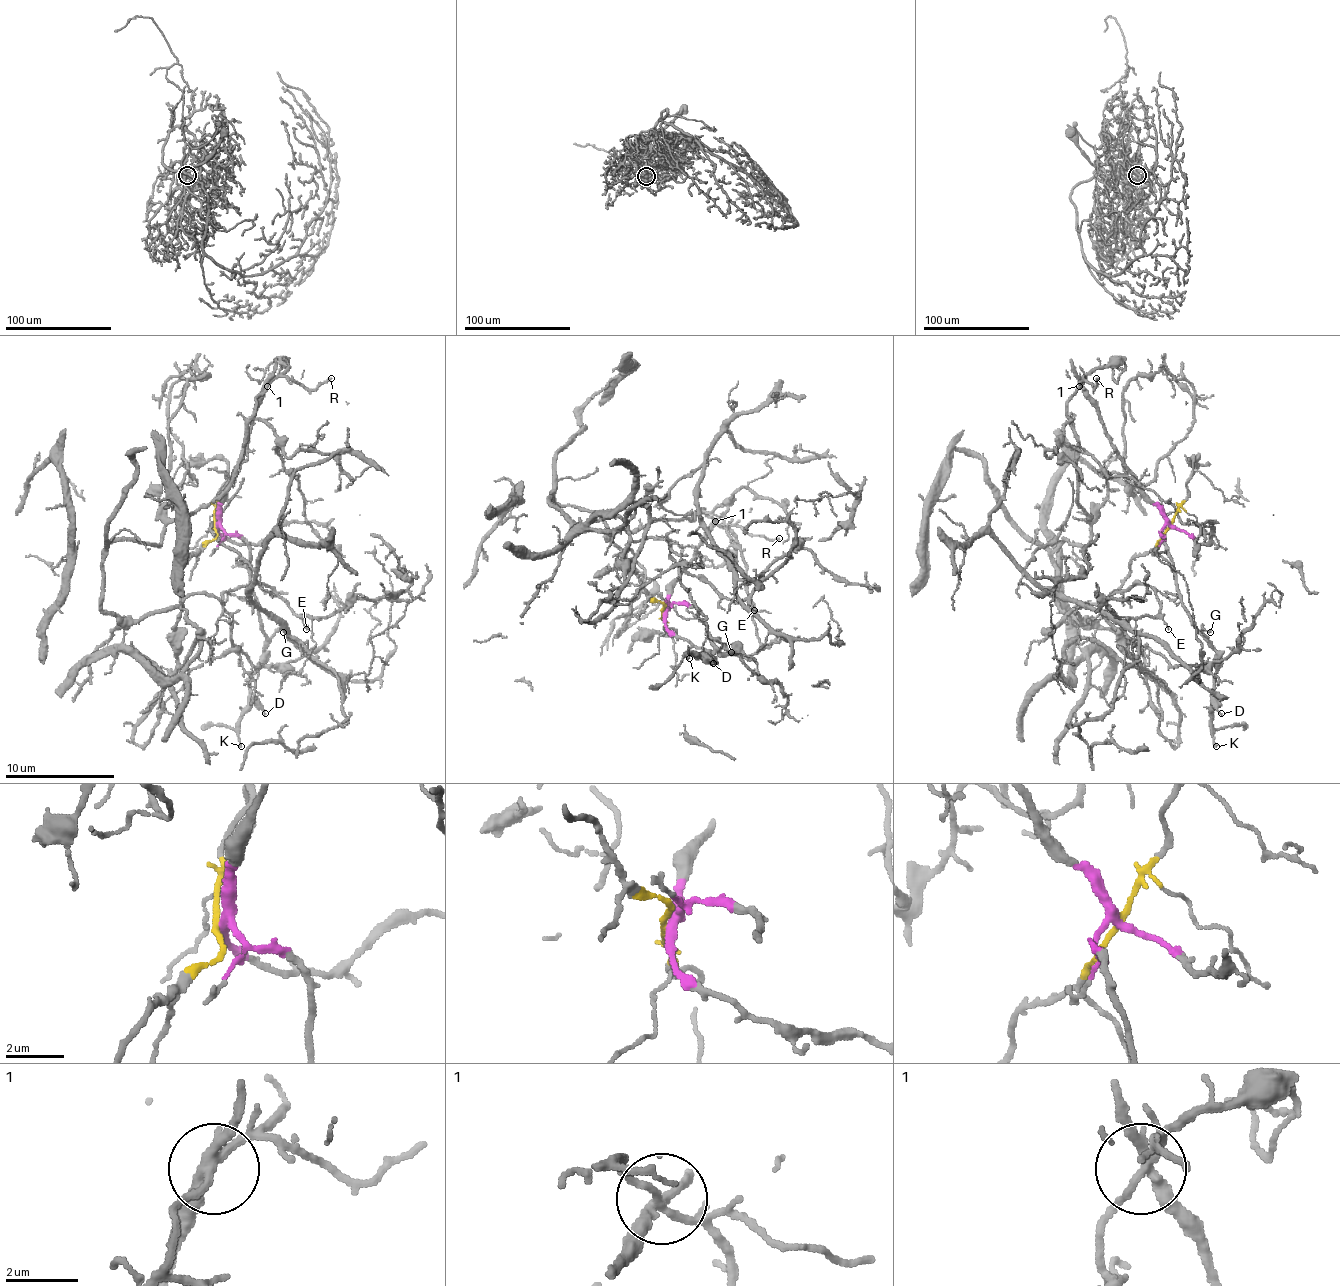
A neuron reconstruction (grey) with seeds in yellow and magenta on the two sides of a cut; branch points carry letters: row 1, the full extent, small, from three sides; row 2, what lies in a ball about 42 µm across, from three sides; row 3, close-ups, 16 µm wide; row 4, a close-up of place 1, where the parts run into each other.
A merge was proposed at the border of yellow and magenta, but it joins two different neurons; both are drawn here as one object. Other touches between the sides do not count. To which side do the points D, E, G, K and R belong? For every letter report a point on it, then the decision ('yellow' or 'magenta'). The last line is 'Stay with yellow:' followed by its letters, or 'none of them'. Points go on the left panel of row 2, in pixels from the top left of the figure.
D: at (265, 713); magenta
E: at (306, 629); yellow
G: at (283, 632); magenta
K: at (241, 746); magenta
R: at (331, 378); yellow
Stay with yellow: E, R

